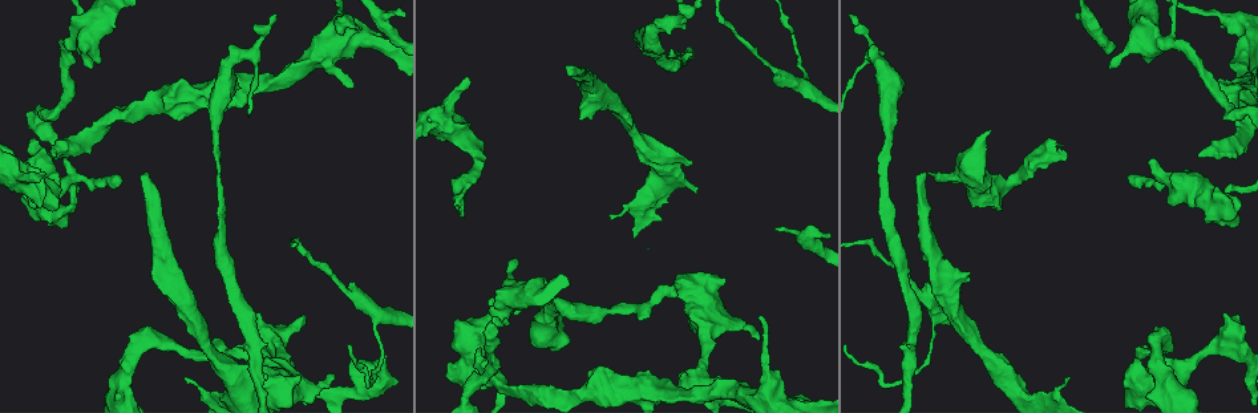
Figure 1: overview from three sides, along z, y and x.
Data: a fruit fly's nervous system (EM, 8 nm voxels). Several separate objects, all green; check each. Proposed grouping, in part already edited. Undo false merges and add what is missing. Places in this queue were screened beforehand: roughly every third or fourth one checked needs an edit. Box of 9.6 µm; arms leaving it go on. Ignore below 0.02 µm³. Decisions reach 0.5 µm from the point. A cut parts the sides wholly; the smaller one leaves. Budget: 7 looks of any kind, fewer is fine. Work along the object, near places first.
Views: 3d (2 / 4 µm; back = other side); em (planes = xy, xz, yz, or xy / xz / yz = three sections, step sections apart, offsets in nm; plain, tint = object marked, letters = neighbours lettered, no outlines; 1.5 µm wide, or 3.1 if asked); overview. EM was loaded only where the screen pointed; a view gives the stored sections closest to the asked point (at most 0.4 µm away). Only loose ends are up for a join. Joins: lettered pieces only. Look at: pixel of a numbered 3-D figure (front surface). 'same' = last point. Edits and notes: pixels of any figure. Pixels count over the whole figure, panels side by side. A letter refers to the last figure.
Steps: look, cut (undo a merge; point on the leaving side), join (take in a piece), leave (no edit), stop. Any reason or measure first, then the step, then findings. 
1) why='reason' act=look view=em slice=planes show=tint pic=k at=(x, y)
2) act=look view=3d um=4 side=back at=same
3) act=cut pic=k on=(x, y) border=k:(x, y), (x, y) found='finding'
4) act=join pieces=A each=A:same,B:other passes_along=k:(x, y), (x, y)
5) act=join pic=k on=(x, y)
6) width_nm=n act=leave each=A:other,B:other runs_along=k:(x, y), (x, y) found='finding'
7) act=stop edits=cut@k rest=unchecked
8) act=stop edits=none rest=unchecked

why='stops while still wide' act=look view=3d um=4 pic=1 at=(65, 226)

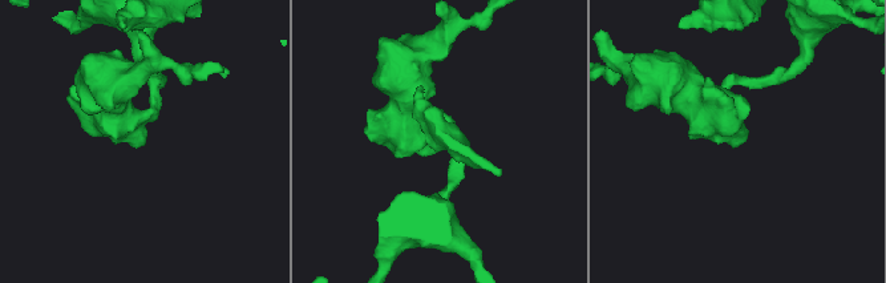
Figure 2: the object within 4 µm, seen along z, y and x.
act=look view=em slice=xy step=4 show=letters pic=2 at=(742, 141)

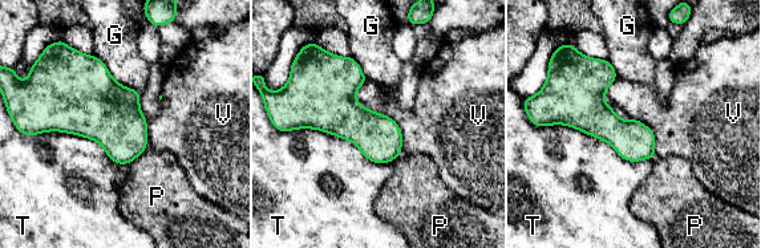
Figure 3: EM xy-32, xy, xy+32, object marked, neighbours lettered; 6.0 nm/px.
act=leave each=G:other,P:other,T:other,V:other border=3:(545, 125), (651, 159) found='no lettered piece goes on from it'

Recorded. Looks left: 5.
why='branch stops here' act=look view=3d um=4 pic=1 at=(490, 304)

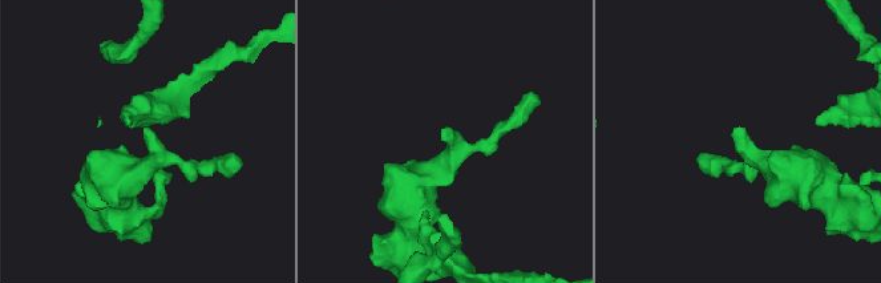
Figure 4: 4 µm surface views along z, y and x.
arm_widths_nm=190,280 act=look view=em slice=planes show=letters pic=4 at=(444, 132)

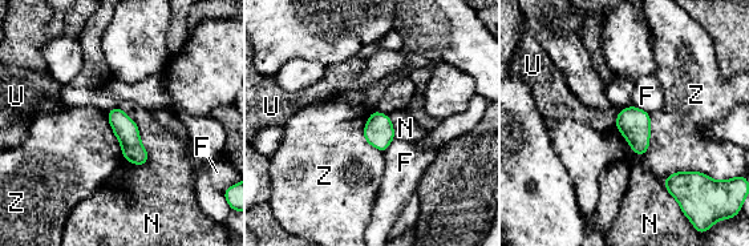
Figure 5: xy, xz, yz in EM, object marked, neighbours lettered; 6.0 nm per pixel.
act=leave each=F:other,N:other,U:other,Z:other found='no lettered piece goes on from it'

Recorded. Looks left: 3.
why='branch point' act=look view=em slice=yz step=8 show=letters pic=1 at=(249, 54)

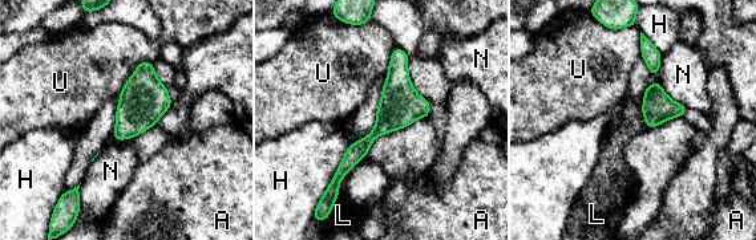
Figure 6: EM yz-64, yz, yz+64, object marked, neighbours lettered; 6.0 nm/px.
width_nm=300 act=leave each=A:other,H:other,L:other,N:other,U:other border=6:(408, 57), (408, 78), (428, 101) found='one cell here'

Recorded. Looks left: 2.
act=stop edits=none rest=unchecked

